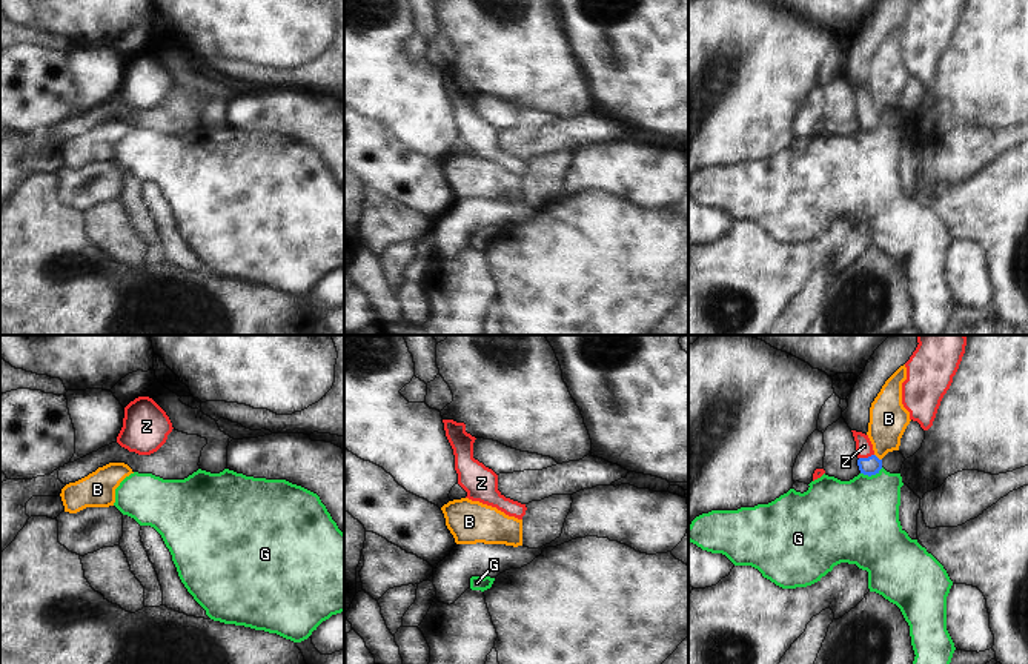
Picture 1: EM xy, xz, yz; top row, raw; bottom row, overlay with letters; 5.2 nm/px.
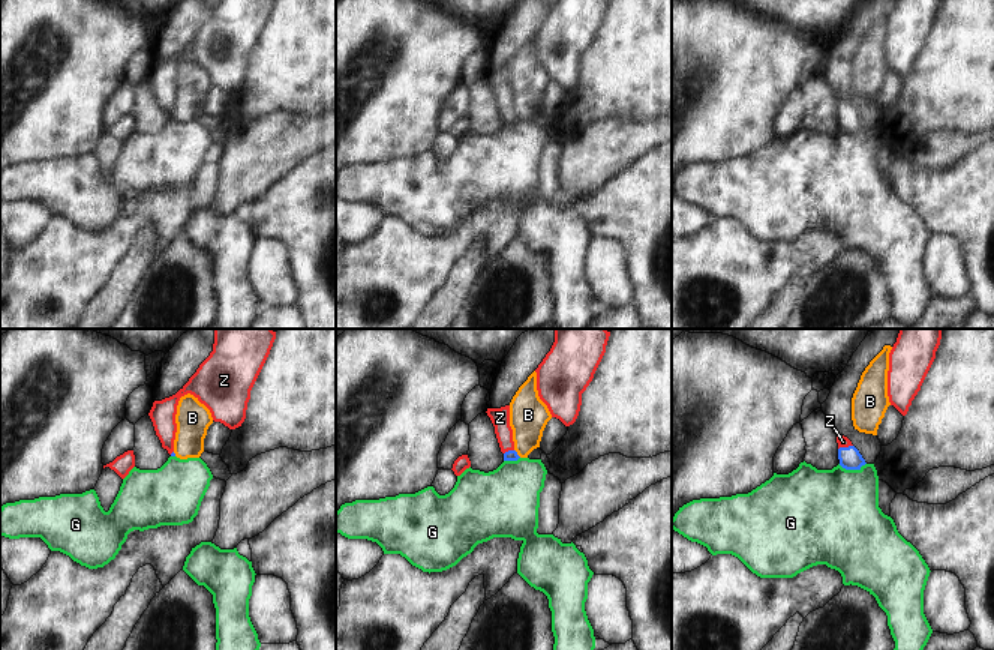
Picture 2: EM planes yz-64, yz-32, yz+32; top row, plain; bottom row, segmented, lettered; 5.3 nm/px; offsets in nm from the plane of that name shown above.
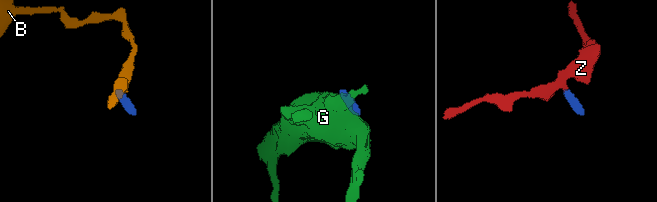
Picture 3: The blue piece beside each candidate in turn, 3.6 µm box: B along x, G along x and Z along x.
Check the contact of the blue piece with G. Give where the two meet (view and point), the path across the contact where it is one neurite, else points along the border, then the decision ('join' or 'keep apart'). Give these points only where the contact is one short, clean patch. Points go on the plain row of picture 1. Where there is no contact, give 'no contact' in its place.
contact yz (872, 129); keep apart

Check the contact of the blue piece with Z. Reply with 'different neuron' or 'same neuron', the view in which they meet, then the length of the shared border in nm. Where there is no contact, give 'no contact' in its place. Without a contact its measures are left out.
same neuron | yz | 80 nm

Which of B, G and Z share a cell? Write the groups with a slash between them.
B / G / Z

